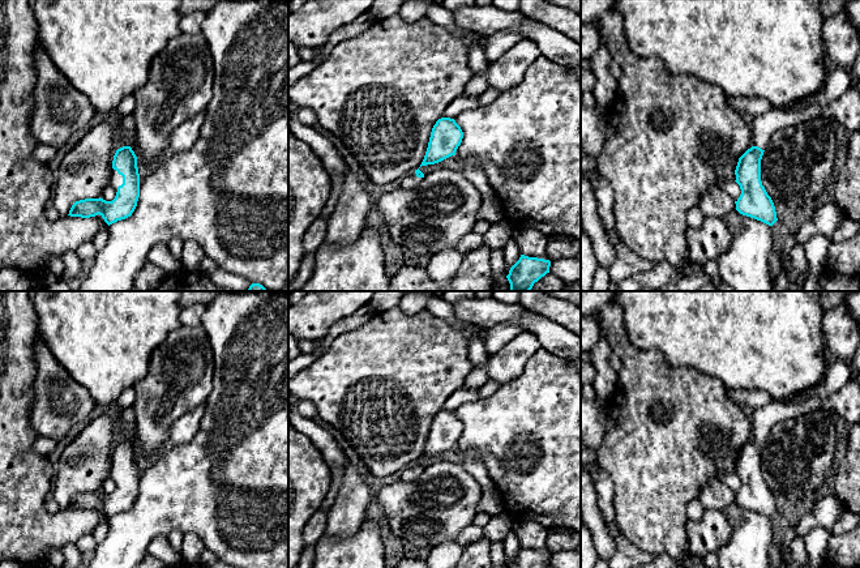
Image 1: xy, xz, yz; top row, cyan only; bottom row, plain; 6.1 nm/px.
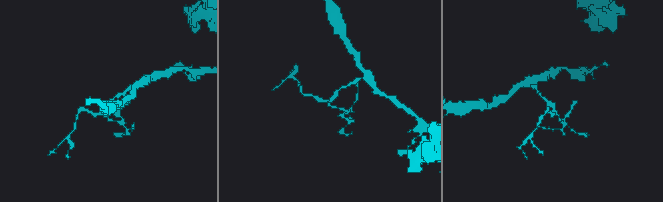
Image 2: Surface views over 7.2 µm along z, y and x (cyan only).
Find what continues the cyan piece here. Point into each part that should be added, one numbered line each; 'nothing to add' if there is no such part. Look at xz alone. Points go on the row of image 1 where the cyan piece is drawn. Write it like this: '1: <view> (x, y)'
1: xz (410, 180)

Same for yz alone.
1: yz (846, 111)

